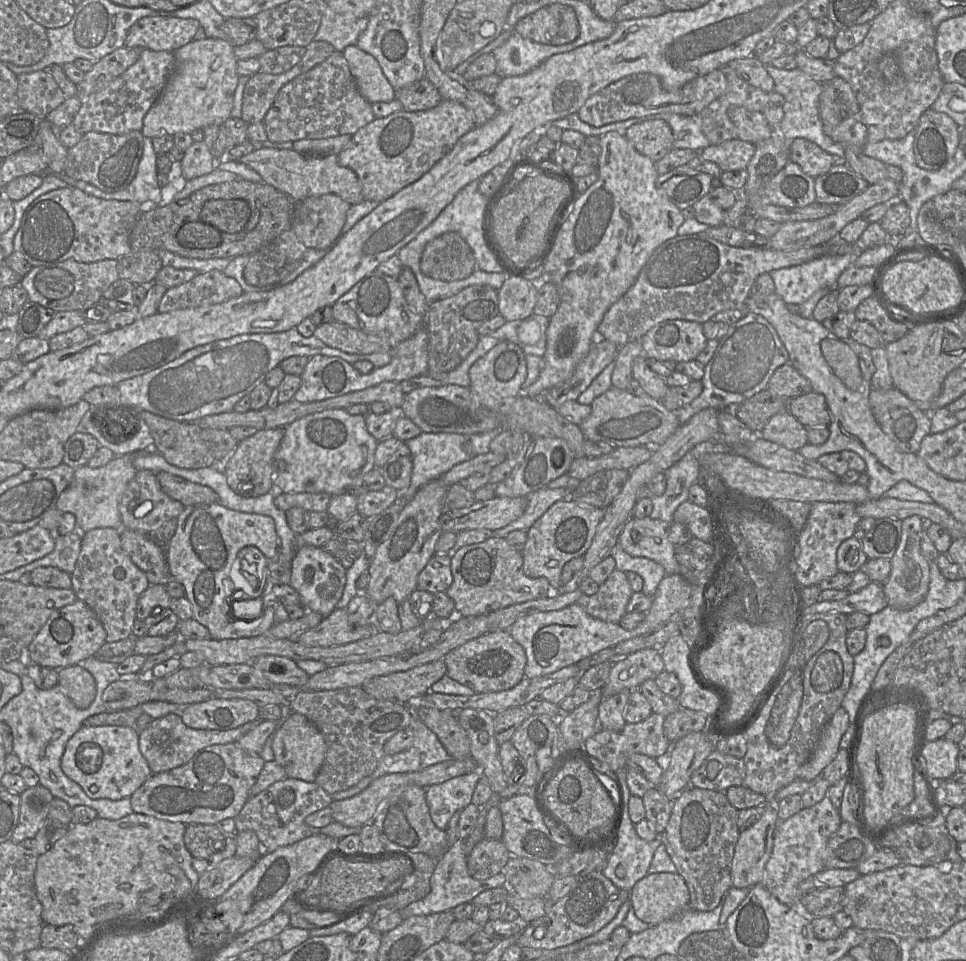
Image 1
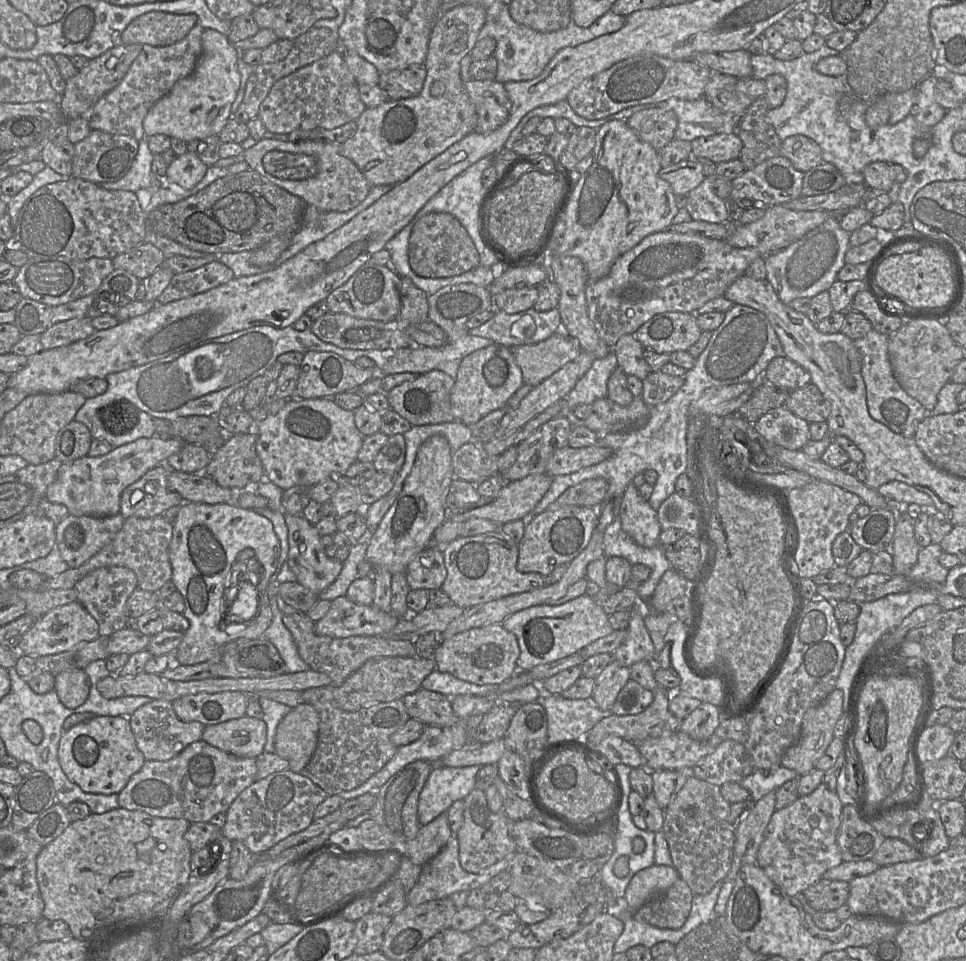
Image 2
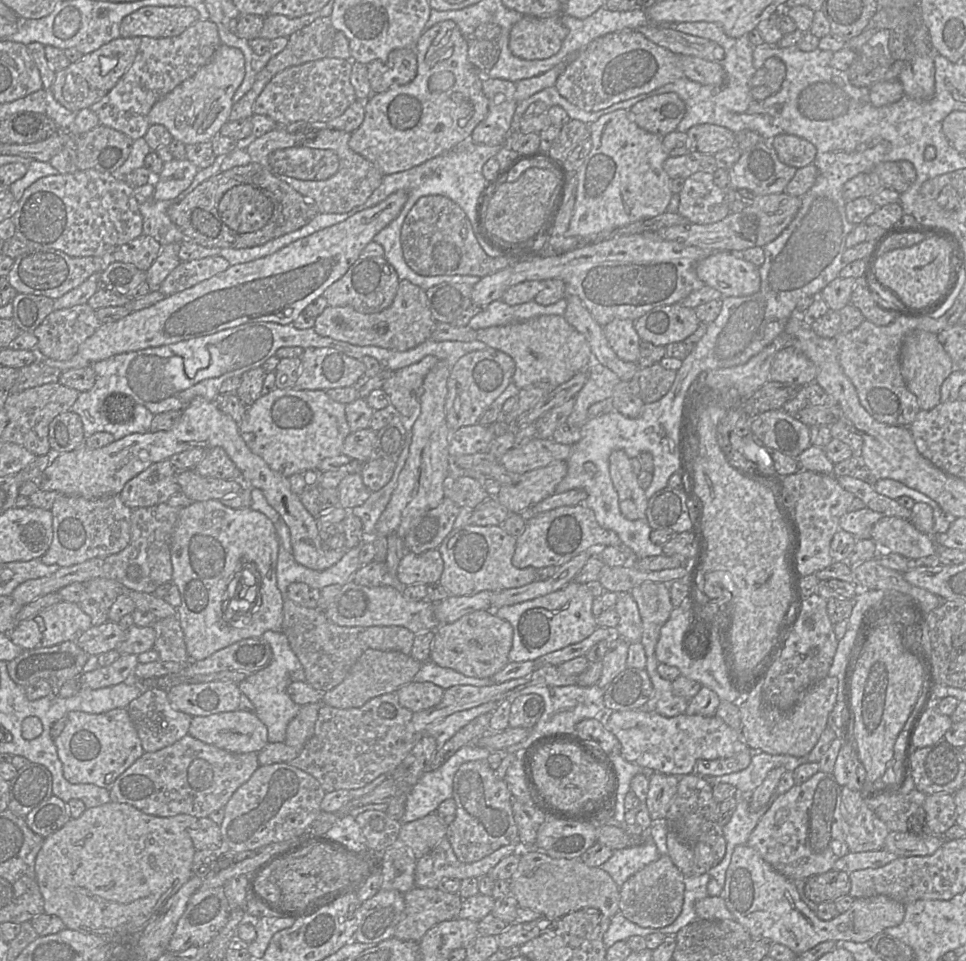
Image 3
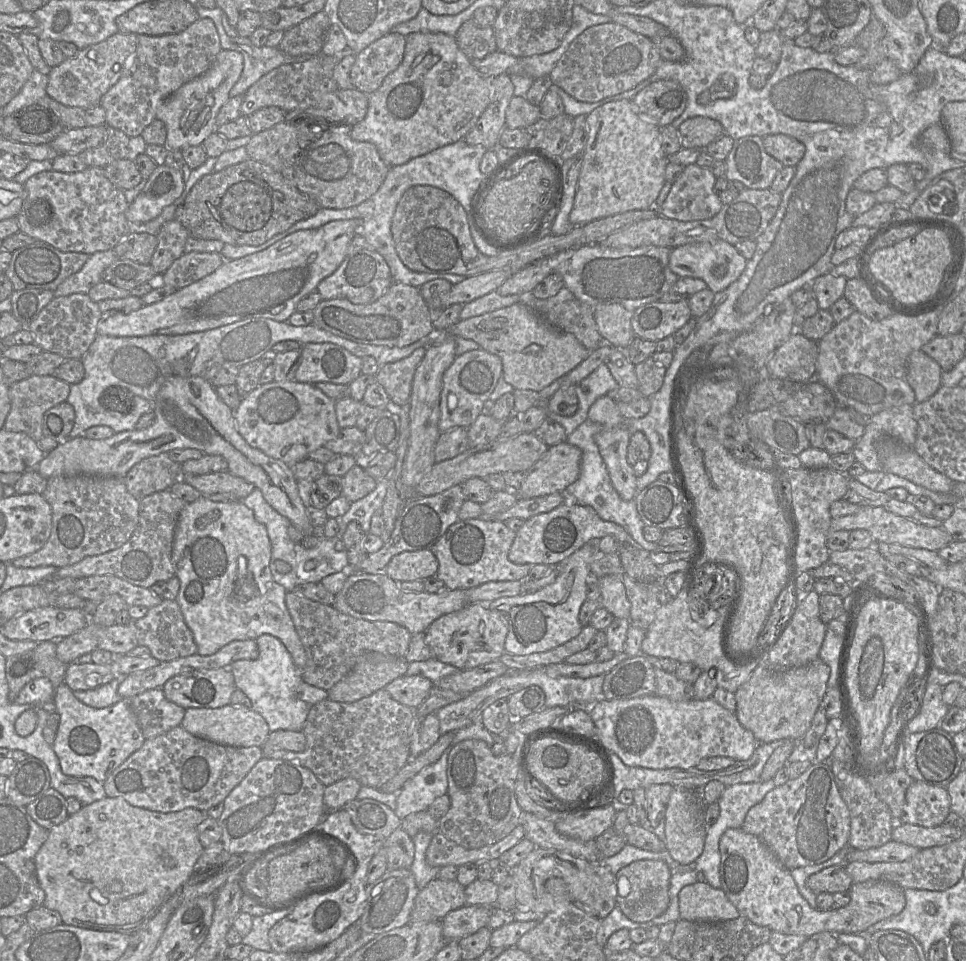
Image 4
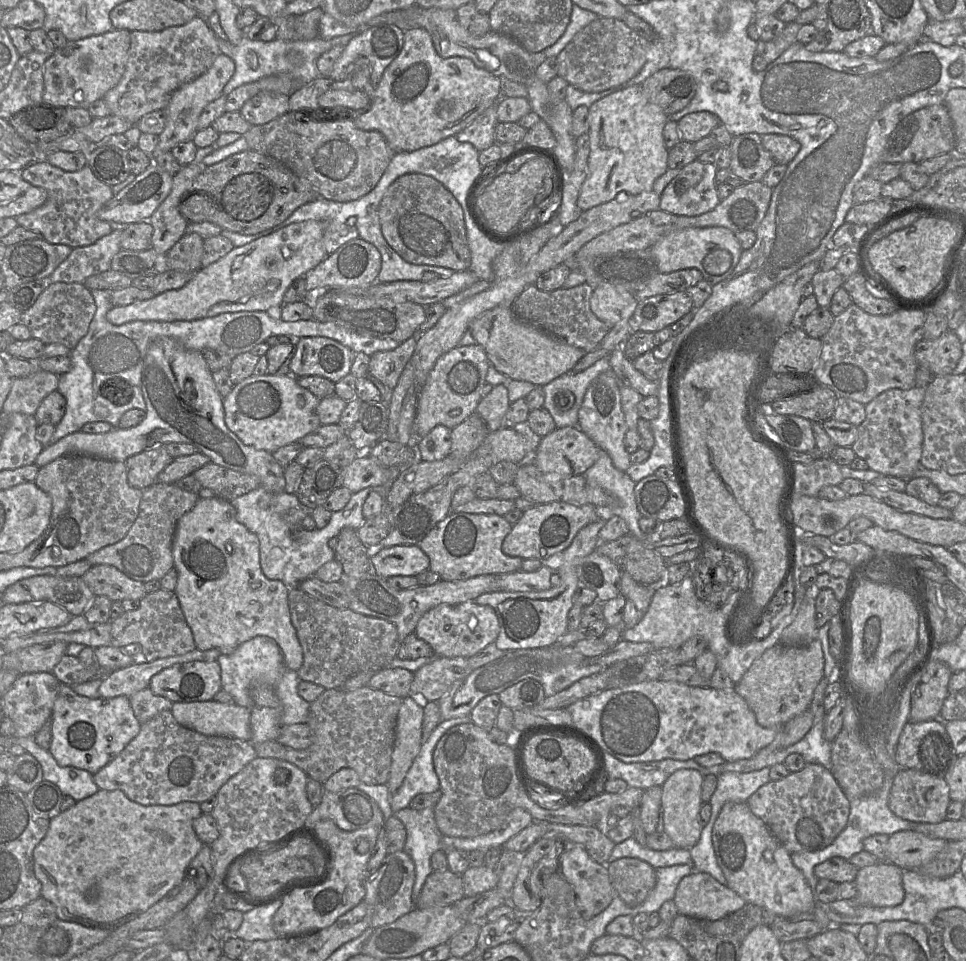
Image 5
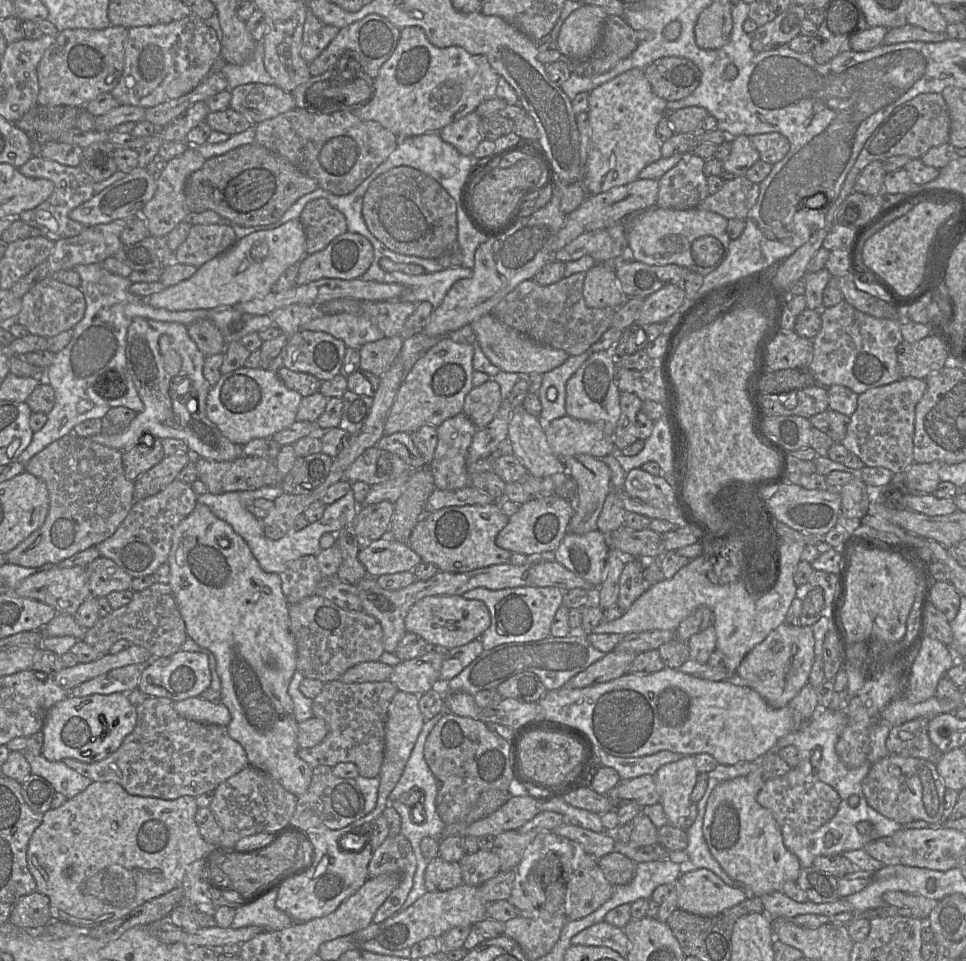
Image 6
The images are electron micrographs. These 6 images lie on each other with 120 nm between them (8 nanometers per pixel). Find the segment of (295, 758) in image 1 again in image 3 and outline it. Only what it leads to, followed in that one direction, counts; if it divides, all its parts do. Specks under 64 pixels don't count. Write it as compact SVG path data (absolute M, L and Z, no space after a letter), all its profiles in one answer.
M309 703L301 706L297 715L286 728L285 743L296 749L302 749L314 733L318 712L323 703Z

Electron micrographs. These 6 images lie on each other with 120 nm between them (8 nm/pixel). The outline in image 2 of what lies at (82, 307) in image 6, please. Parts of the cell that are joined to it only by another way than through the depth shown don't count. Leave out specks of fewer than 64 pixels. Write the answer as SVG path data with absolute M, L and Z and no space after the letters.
M88 317L73 318L49 326L40 335L40 341L44 350L50 350L82 340L95 331Z

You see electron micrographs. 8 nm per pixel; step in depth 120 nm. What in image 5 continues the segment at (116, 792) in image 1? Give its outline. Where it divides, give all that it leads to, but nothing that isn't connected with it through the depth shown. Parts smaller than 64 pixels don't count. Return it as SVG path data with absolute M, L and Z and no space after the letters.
M60 683L52 709L49 752L60 766L72 766L94 775L112 761L139 733L141 724L126 696L91 699Z

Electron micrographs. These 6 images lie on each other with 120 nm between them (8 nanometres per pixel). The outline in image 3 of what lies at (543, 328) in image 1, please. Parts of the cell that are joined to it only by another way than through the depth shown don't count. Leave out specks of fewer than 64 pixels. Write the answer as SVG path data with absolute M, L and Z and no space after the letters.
M566 297L550 305L540 305L532 300L511 306L499 299L482 308L479 313L473 316L468 326L476 330L526 321L541 315L563 316L566 307Z

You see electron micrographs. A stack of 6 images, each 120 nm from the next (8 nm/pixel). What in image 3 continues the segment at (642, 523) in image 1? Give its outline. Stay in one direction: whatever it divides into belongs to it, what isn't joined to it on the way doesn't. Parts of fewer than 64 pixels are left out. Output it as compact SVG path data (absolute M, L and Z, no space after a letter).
M615 450L610 454L609 472L622 515L629 520L645 519L649 498L640 487L625 451Z

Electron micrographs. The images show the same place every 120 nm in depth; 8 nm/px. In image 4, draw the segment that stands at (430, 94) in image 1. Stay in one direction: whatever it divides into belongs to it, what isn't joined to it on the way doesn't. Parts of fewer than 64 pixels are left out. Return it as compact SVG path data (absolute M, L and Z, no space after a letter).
M390 32L357 53L350 71L350 79L353 86L367 95L376 91L381 86L385 77L400 65L404 57L405 46L406 36Z

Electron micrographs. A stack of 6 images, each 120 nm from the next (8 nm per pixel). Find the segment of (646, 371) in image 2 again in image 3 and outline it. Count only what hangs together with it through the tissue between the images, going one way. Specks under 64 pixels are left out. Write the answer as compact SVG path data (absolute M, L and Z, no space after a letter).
M614 319L603 327L603 331L610 347L620 359L637 363L641 340L633 320Z

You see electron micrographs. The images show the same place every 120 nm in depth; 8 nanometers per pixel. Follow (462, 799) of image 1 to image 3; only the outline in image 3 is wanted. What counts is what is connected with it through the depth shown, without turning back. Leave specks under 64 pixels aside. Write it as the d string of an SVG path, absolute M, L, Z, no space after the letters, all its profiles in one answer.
M476 744L457 750L441 767L425 772L409 792L402 823L436 812L438 806L453 796L453 779L465 762L487 760L491 751Z

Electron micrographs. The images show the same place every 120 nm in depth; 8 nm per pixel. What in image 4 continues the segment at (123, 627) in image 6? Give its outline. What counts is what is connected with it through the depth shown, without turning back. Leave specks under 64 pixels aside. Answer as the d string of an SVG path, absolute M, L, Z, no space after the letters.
M163 599L161 603L148 609L146 615L132 621L139 646L149 648L151 656L160 662L171 661L197 653L193 634L184 621L176 600Z

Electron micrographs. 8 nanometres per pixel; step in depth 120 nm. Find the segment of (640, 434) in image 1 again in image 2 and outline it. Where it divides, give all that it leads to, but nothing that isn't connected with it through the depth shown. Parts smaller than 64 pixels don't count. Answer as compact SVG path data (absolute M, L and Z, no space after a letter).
M608 397L598 399L591 405L592 413L585 420L577 418L573 414L573 411L566 411L566 416L568 417L572 426L585 426L597 434L606 434L609 432L627 433L644 427L647 424L650 416L650 407L645 404L641 397L634 398L632 403L628 406L621 406L611 401Z

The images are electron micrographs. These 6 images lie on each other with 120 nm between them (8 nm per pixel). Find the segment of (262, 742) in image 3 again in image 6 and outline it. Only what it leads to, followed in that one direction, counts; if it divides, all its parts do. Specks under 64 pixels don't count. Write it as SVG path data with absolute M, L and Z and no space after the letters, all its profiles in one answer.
M199 697L174 701L173 708L180 716L199 723L227 727L231 720L229 710L224 704L212 703Z

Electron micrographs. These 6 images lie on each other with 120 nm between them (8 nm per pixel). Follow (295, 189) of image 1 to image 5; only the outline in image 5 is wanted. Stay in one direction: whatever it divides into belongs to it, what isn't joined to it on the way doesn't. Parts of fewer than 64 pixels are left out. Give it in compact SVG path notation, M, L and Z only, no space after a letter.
M331 108L288 111L268 123L251 125L241 136L245 137L249 149L280 161L301 180L306 181L318 193L318 198L341 203L355 201L377 186L395 153L381 133L360 130L351 119L333 122L321 120L330 110Z

